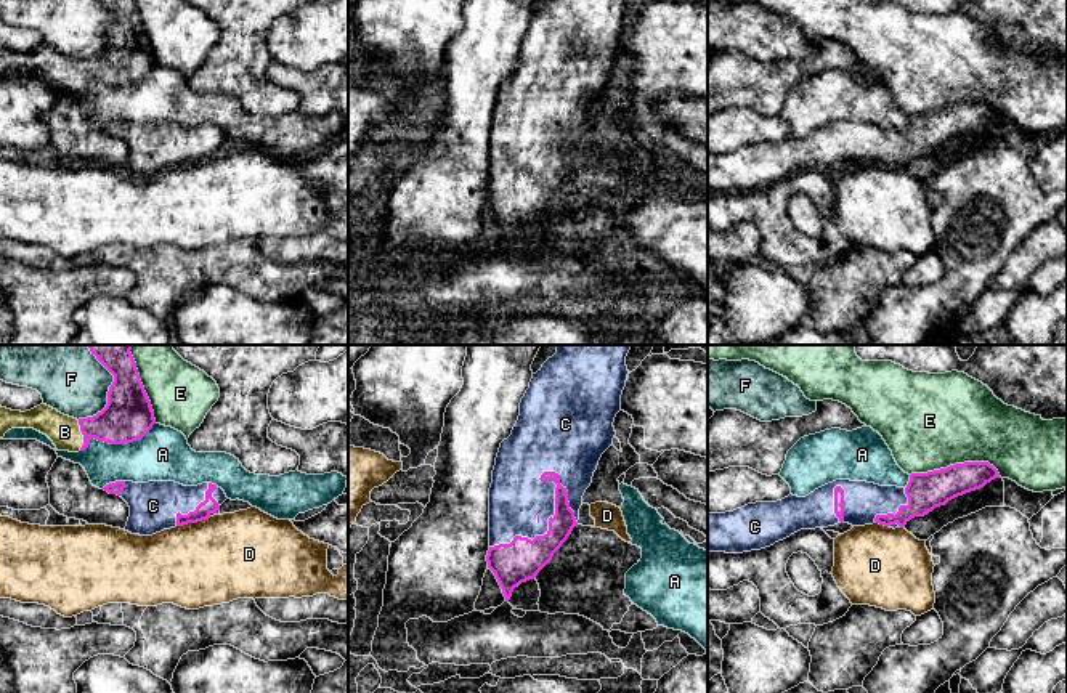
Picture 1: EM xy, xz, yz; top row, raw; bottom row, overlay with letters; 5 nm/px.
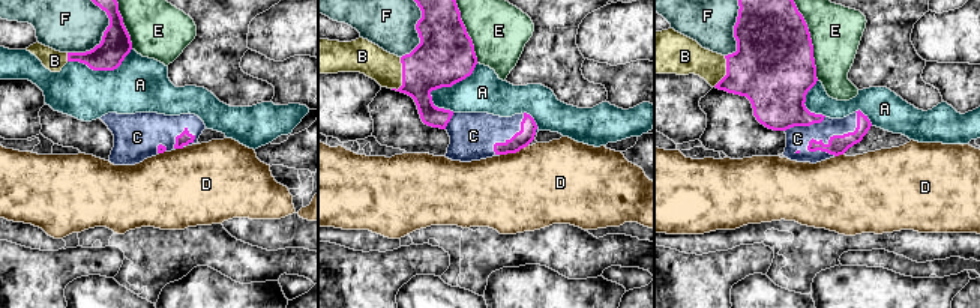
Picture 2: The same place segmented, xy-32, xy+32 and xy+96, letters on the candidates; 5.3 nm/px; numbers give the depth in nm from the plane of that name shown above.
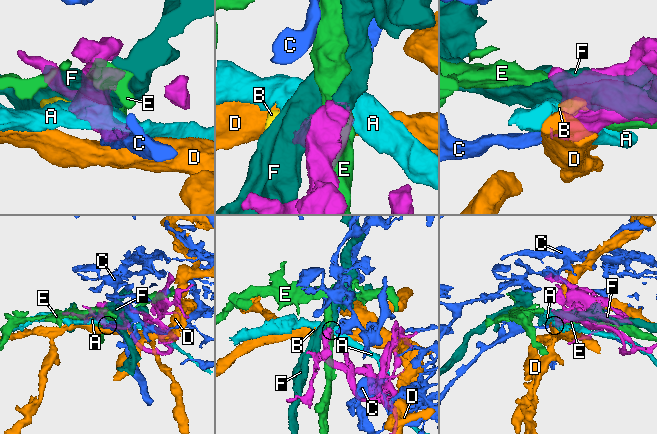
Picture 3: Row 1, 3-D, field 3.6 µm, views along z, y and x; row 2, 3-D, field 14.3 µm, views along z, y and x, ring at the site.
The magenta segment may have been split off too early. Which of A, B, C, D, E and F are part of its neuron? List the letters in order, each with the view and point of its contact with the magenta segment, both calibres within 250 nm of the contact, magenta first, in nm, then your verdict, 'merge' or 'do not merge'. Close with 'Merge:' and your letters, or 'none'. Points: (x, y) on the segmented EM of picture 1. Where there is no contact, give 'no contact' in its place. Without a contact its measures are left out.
A: meets magenta in xy at (116, 443); 240 nm thick on the magenta side, 280 nm on the other; do not merge
B: meets magenta in xy at (82, 433); 240 nm thick on the magenta side, 160 nm on the other; merge
C: meets magenta in xz at (549, 530); 220 nm thick on the magenta side, 280 nm on the other; merge
D: meets magenta in xy at (193, 522); 80 nm thick on the magenta side, 440 nm on the other; do not merge
E: meets magenta in yz at (957, 464); 190 nm thick on the magenta side, 480 nm on the other; do not merge
F: meets magenta in xy at (109, 390); 240 nm thick on the magenta side, 320 nm on the other; do not merge
Merge: B, C

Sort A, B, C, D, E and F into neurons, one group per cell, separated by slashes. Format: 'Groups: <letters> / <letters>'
Groups: A / B C / D / E / F

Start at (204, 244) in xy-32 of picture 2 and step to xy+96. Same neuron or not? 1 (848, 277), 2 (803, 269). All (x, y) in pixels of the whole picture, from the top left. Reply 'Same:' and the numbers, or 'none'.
Same: 2

